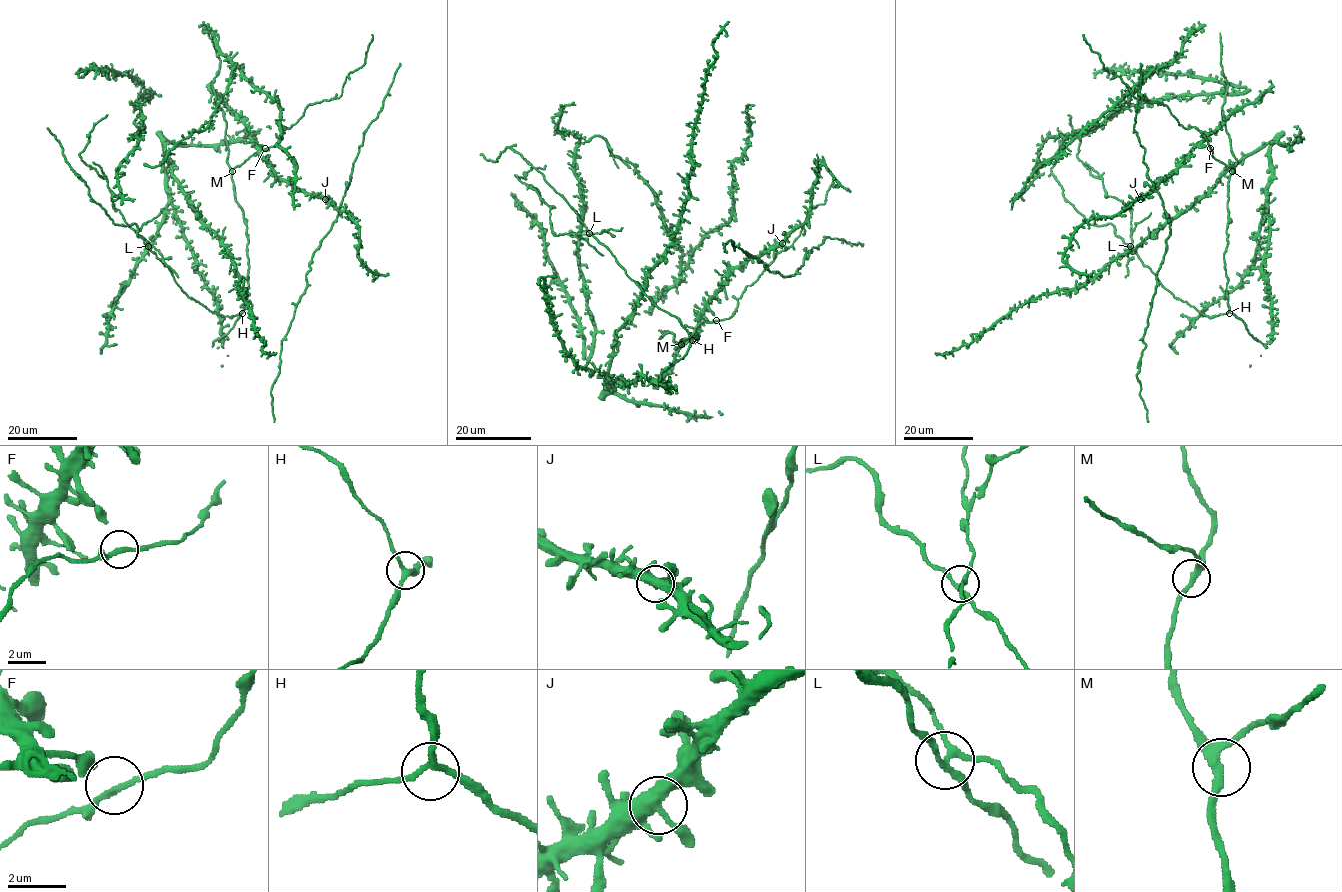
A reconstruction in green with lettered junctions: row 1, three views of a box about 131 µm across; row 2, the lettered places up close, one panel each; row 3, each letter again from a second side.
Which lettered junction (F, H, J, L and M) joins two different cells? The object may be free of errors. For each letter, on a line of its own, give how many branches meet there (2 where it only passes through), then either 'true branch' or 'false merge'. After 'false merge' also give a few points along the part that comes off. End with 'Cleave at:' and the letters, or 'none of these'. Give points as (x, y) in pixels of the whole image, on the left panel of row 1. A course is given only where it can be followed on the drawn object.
F: 2 | true branch
H: 3 | true branch
J: 4 | true branch
L: 4 | false merge | (148, 246), (114, 206), (108, 181), (80, 155), (95, 124), (107, 115)
M: 3 | true branch
Cleave at: L

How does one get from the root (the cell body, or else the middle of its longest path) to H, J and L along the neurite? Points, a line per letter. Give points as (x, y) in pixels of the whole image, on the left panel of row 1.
H: (232, 172), (235, 201), (243, 212), (248, 241), (248, 288), (242, 313)
J: (232, 172), (250, 156), (261, 152), (265, 148), (262, 146), (257, 147), (260, 154), (281, 181), (325, 199)
L: (232, 172), (235, 201), (243, 212), (248, 241), (247, 297), (240, 313), (223, 316), (191, 299), (148, 246)

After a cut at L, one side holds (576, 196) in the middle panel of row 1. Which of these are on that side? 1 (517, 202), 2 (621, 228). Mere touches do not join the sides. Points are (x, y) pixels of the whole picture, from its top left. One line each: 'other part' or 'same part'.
1: same part
2: other part

